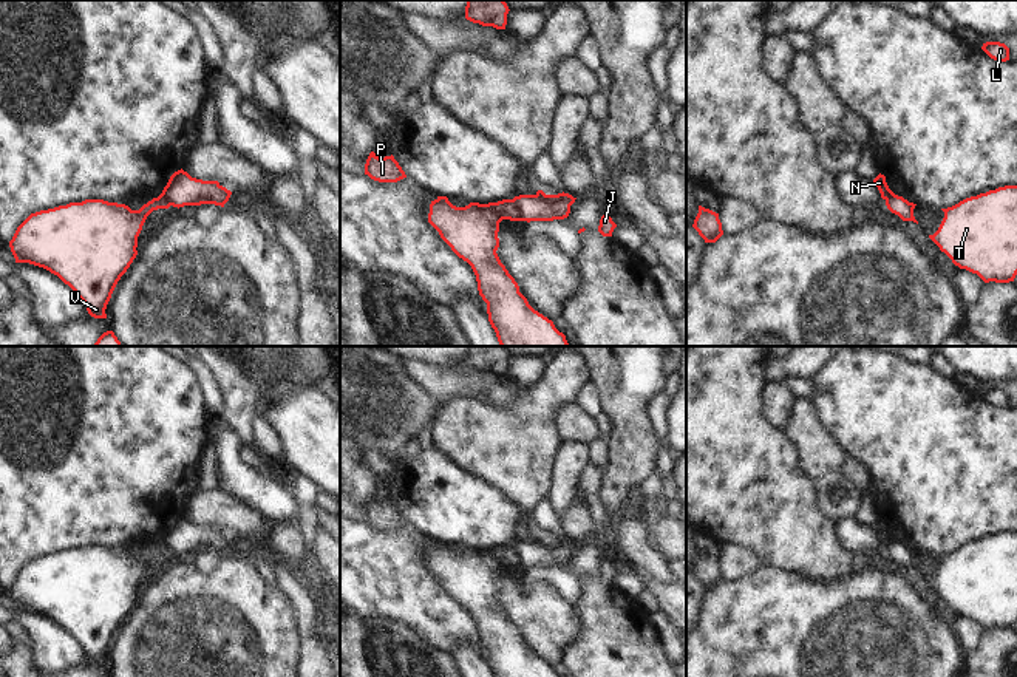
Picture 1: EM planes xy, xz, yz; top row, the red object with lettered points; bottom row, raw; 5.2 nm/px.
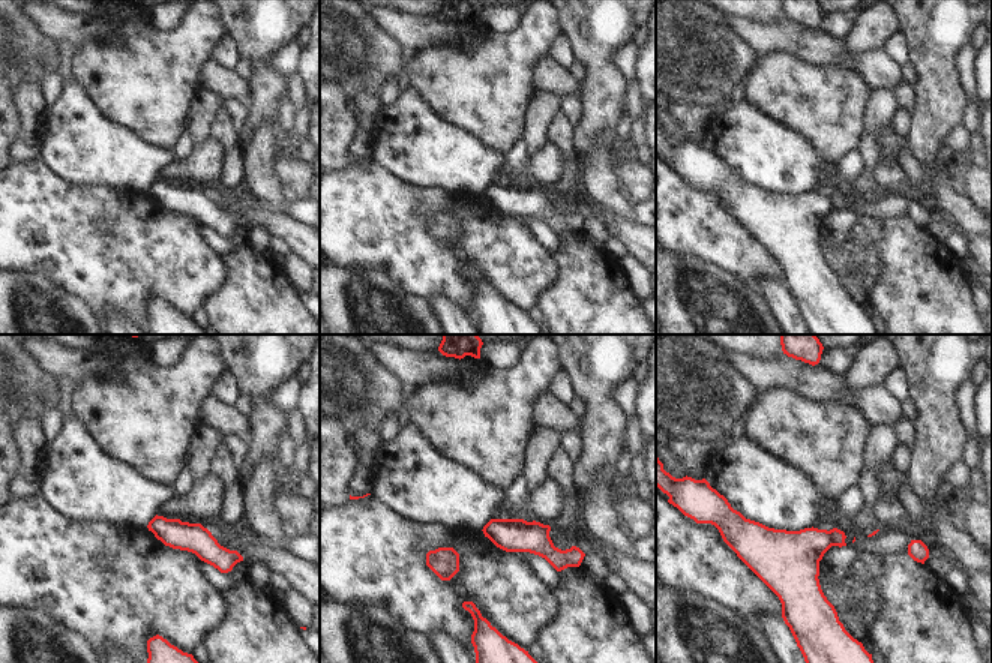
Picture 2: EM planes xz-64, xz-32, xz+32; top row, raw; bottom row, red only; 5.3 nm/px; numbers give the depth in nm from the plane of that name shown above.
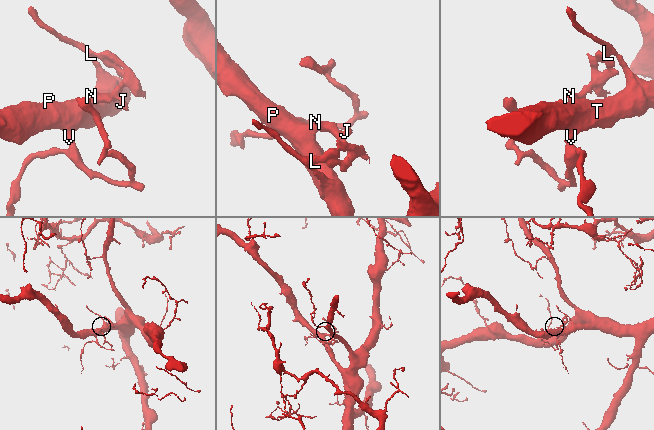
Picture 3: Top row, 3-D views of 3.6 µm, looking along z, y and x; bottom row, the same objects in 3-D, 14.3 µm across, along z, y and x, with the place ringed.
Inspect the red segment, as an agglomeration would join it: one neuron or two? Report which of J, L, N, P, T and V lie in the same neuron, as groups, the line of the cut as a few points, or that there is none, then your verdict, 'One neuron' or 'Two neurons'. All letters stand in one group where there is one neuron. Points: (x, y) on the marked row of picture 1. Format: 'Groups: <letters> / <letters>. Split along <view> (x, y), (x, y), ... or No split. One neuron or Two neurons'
Groups: J N / L P T V. Split along xz (510, 200), (520, 220). Two neurons.

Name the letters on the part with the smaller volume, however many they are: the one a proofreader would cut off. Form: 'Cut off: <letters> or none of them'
Cut off: J, N

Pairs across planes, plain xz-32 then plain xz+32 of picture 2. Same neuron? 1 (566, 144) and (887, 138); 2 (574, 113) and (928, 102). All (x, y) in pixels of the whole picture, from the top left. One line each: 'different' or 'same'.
1: different
2: different

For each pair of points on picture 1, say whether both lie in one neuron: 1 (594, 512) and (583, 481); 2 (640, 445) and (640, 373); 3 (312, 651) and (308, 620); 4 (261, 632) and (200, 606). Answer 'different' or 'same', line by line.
1: same
2: same
3: same
4: same

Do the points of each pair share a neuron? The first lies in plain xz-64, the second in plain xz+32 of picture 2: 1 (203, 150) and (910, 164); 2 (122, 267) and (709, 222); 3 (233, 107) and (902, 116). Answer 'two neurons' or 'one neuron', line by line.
1: two neurons
2: one neuron
3: two neurons

